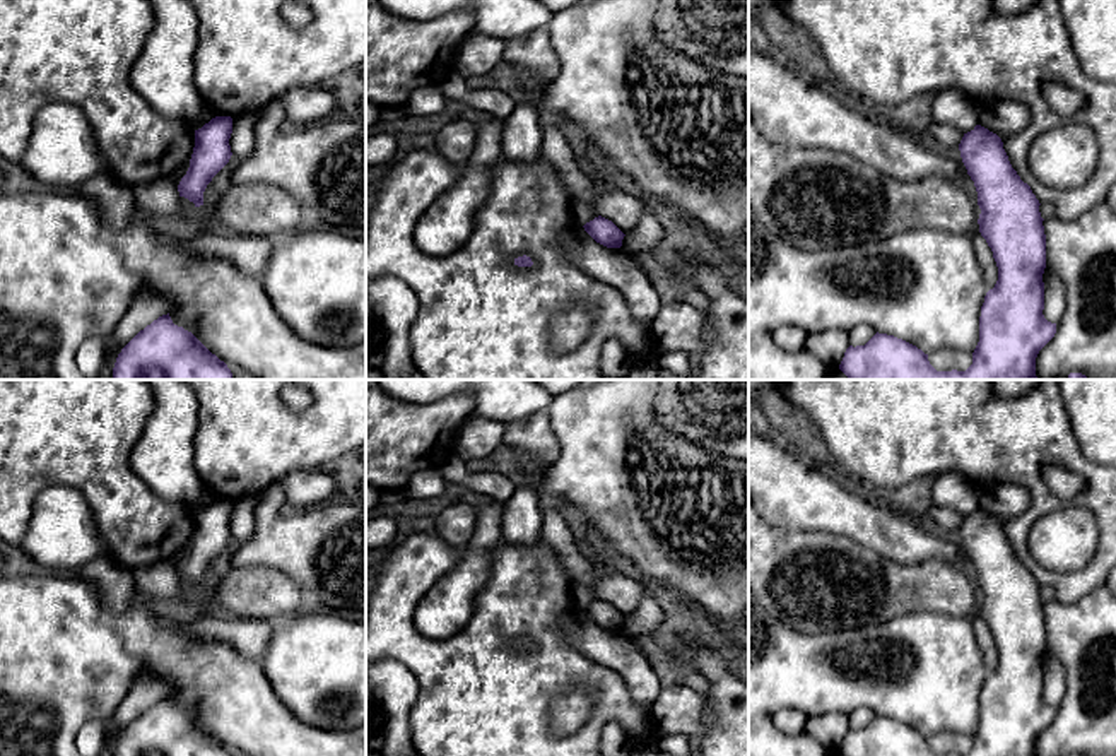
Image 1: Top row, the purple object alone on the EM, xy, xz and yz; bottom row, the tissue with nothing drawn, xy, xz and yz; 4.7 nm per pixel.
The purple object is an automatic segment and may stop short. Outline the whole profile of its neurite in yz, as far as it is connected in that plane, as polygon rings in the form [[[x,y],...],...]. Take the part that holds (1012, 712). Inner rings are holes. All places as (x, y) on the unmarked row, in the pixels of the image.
[[[976,508],[959,527],[962,546],[974,564],[981,592],[979,616],[993,635],[998,664],[984,679],[979,725],[966,754],[937,754],[916,729],[887,717],[875,717],[865,729],[849,729],[839,747],[843,756],[1036,756],[1039,734],[1054,720],[1056,706],[1044,701],[1046,617],[1039,583],[1012,551],[1001,522]]]

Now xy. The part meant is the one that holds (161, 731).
[[[169,696],[140,713],[118,737],[113,756],[231,756],[191,715],[173,706]]]

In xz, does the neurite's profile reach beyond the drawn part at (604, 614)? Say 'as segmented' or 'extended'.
as segmented

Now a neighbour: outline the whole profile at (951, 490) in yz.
[[[942,472],[933,484],[931,503],[967,517],[978,508],[978,496],[974,486],[964,475]]]

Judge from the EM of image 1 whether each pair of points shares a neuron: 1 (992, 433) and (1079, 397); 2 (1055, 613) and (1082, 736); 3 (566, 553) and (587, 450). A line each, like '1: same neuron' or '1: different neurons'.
1: different neurons
2: same neuron
3: different neurons

